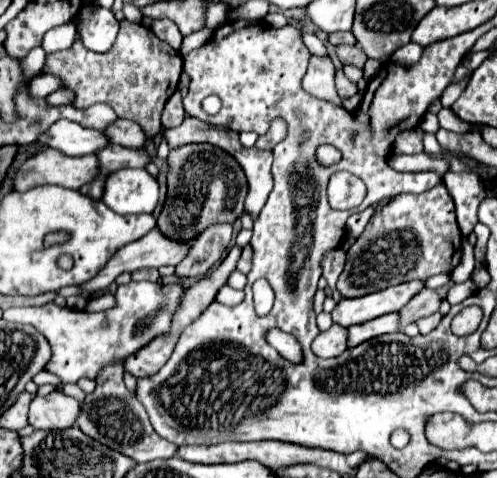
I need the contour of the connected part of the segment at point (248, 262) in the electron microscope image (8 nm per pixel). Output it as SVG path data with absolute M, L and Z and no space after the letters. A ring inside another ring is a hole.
M250 244L242 250L242 256L240 256L236 268L238 268L242 274L246 274L246 272L252 268L252 246L250 246Z

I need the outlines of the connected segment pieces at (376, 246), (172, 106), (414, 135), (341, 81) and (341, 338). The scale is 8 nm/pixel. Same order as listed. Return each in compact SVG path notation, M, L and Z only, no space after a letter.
M444 182L422 194L398 194L374 212L366 230L348 250L338 292L344 298L356 298L394 284L450 274L460 264L460 244L462 234L456 224L454 202Z
M176 92L164 106L164 112L162 112L162 128L174 128L174 126L180 126L182 120L184 120L184 108L182 108L182 96L180 92Z
M412 128L406 132L400 132L394 140L394 152L396 154L418 154L424 152L424 144L422 144L422 128Z
M338 68L338 70L336 70L336 90L338 90L340 98L354 96L354 94L358 92L358 86L356 86L356 84L352 84L352 82L350 82L350 80L344 76L342 68Z
M332 324L330 330L320 332L312 342L312 352L320 358L336 358L346 350L346 334L344 326Z

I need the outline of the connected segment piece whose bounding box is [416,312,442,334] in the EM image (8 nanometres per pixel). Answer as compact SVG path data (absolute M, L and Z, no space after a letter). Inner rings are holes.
M436 312L436 314L432 314L428 318L422 318L420 322L416 322L418 328L420 328L420 334L430 334L440 324L440 320L442 320L442 314Z

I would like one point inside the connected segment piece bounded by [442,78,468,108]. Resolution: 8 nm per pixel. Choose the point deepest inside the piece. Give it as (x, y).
(452, 93)

